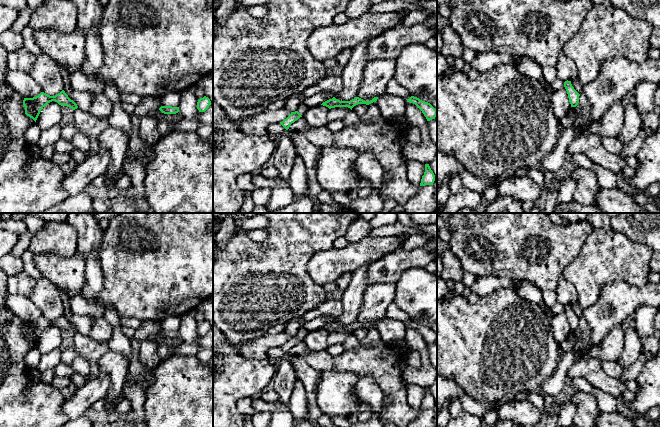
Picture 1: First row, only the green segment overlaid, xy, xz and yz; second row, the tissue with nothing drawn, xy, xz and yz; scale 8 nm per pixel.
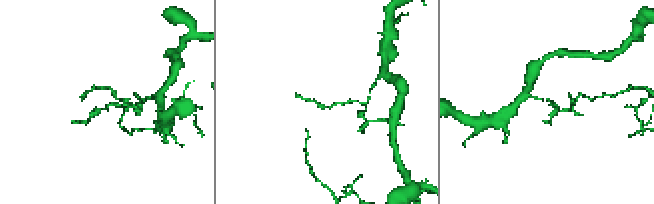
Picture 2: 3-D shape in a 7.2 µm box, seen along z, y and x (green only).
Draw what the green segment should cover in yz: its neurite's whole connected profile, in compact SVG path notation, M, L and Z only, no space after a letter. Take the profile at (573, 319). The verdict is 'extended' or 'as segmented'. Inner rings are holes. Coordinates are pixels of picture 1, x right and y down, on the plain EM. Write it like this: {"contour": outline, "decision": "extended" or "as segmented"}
{"contour": "M565 305L564 311L567 315L569 326L571 328L571 331L576 331L579 327L579 320L580 318L574 313L574 311L571 308L571 305Z", "decision": "as segmented"}

